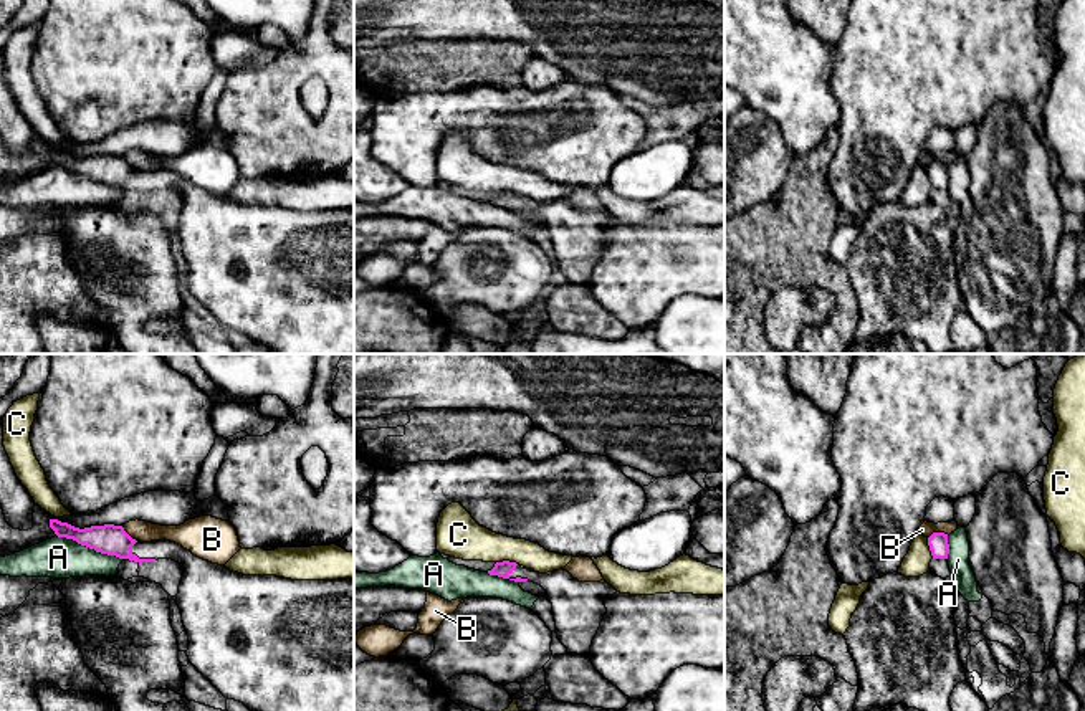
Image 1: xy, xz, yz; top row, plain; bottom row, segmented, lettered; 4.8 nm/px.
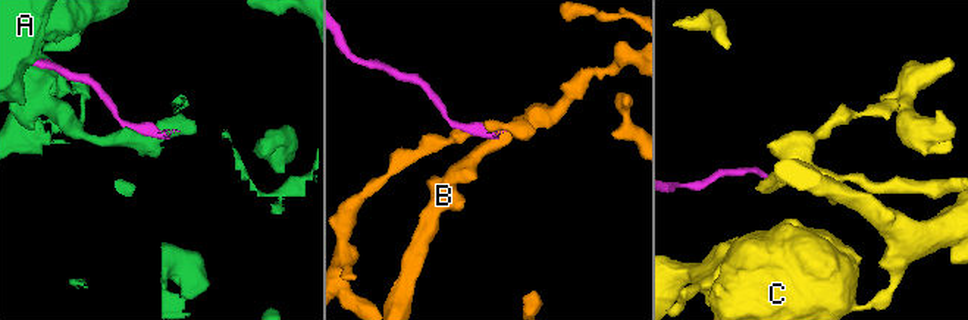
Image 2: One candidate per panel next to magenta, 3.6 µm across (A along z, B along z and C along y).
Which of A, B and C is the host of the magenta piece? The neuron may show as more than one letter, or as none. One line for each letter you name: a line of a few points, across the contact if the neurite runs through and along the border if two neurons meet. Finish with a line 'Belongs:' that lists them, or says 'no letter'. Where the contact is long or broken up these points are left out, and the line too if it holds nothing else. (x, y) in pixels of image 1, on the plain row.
Belongs: no letter

